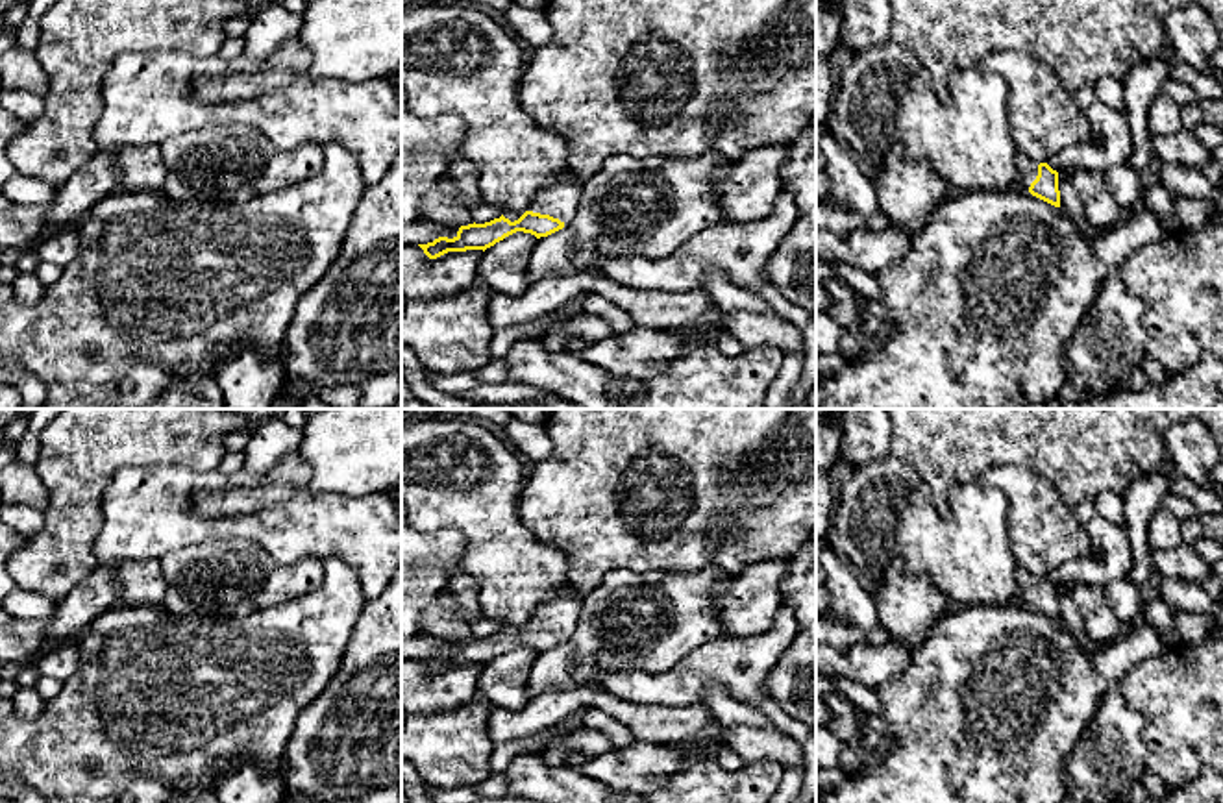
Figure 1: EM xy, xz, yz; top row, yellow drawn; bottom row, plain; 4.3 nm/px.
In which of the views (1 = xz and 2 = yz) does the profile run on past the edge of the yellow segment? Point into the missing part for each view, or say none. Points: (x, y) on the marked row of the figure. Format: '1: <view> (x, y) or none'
1: xz (559, 200)
2: yz (1027, 169)

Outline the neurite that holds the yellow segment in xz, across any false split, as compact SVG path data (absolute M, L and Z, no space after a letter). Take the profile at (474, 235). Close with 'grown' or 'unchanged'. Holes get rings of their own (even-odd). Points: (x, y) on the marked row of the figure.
M566 174L540 191L529 211L507 211L485 224L461 226L453 239L439 237L418 246L429 259L437 259L448 252L485 252L516 231L531 233L537 239L548 237L575 218L583 187L585 179Z; grown

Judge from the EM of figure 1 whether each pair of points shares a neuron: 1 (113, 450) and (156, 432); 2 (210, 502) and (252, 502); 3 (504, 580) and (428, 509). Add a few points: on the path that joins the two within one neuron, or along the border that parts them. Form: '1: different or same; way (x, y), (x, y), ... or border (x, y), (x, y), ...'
1: same; way (124, 439), (132, 432), (145, 432)
2: same; way (221, 502), (241, 502)
3: same; way (498, 555), (452, 509)

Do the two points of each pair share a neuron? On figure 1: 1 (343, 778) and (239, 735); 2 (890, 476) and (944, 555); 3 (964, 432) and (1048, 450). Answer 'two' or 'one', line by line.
1: two
2: one
3: one

